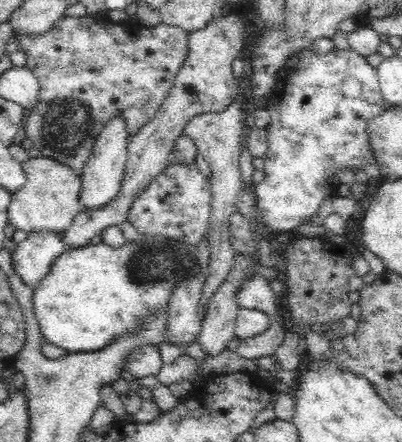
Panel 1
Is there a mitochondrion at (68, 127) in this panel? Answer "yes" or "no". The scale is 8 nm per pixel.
yes

